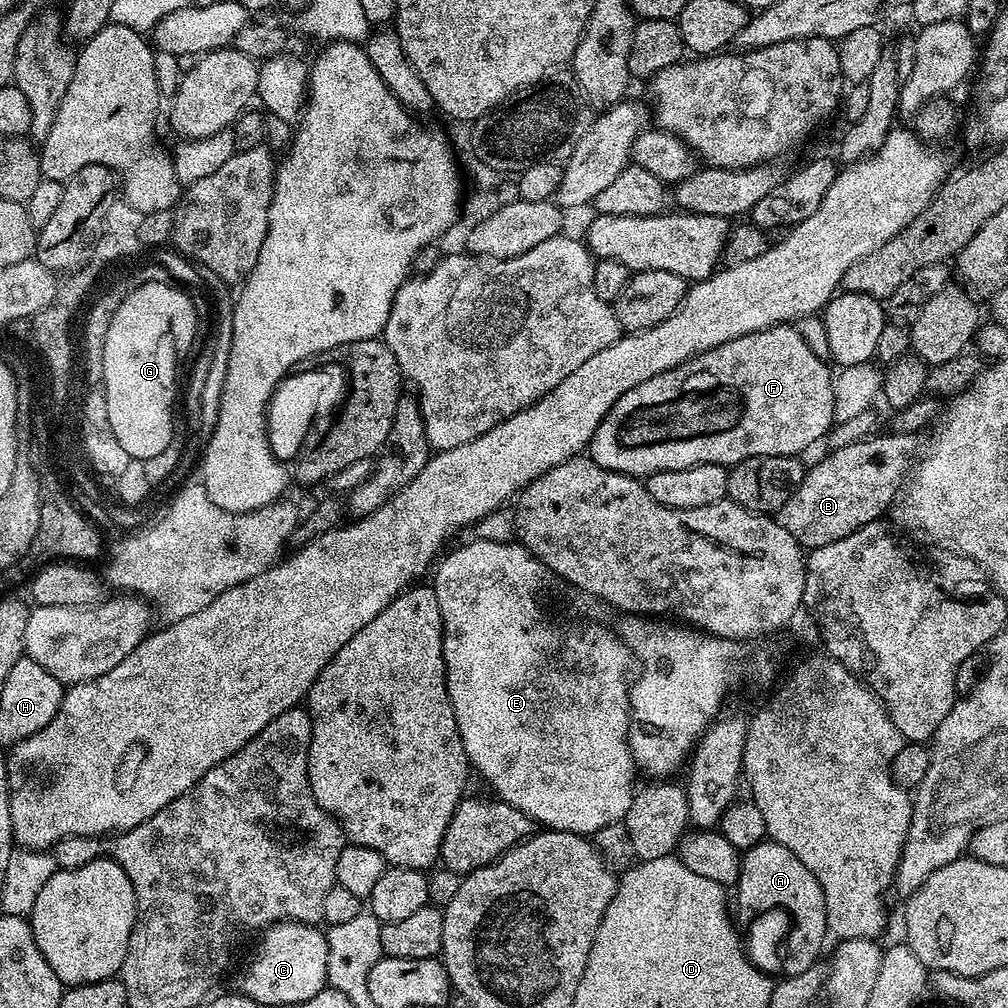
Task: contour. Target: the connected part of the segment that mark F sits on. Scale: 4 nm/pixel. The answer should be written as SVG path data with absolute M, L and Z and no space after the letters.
M775 324L772 328L767 328L761 332L751 332L742 338L734 338L722 346L703 352L701 356L695 356L687 364L679 364L654 378L646 378L646 382L634 386L634 390L626 390L626 394L622 394L618 398L618 402L614 402L614 406L606 414L606 418L602 418L594 438L588 444L587 455L594 463L606 470L621 472L637 478L646 478L650 474L658 474L662 470L686 470L690 466L698 466L699 464L733 466L744 459L754 458L758 455L799 457L811 444L818 443L831 430L832 424L834 425L836 420L834 390L832 389L834 372L833 369L828 369L828 366L825 361L816 357L814 350L810 350L810 346L806 346L806 342L802 342L802 334L798 334L795 326Z

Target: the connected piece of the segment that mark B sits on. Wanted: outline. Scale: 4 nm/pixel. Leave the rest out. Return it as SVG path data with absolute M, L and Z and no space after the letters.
M906 433L885 435L844 444L805 471L801 484L774 516L782 530L794 534L801 548L830 546L830 542L838 542L838 538L846 538L846 534L881 519L883 512L897 503L898 493L917 459L918 440Z

